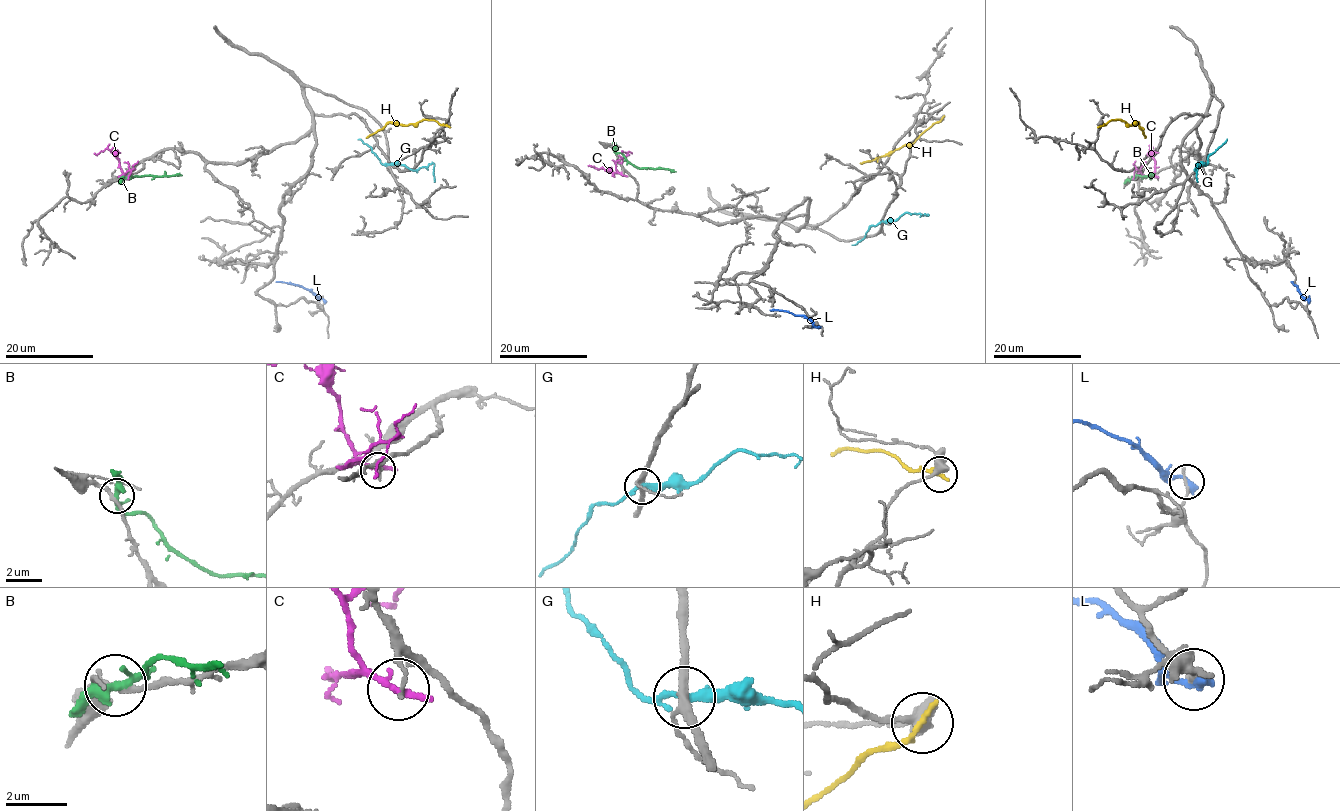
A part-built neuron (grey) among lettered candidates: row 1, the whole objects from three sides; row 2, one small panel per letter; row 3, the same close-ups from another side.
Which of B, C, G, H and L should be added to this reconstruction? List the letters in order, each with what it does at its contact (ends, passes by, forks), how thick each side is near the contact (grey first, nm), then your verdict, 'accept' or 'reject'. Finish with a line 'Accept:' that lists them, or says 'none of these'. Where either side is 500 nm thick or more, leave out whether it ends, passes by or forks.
B: it passes by; calibres 170 and 320 nm; reject
C: it ends; calibres 130 and 280 nm; reject
G: it forks; calibres 240 and 240 nm; reject
H: it ends; calibres 440 and 220 nm; reject
L: it ends; calibres 160 and 380 nm; reject
Accept: none of these

